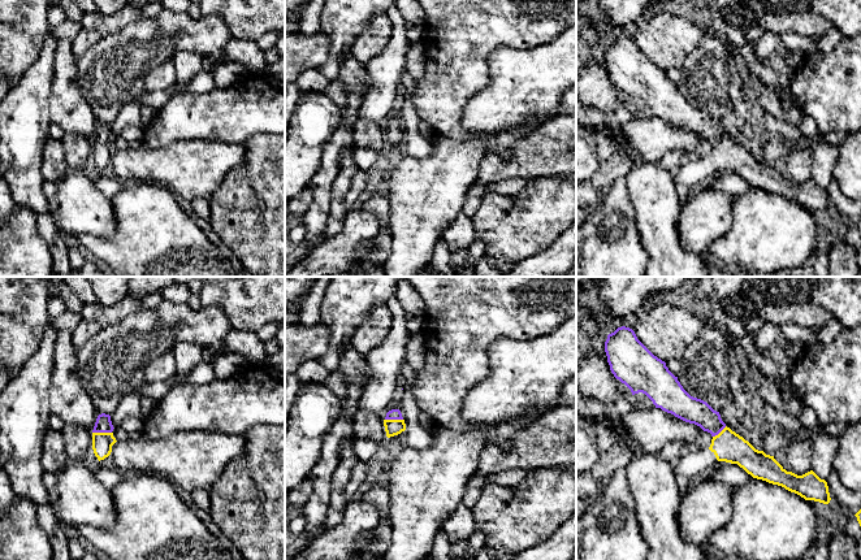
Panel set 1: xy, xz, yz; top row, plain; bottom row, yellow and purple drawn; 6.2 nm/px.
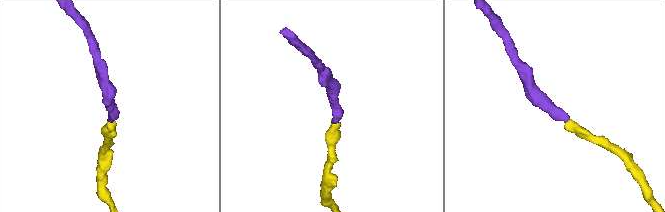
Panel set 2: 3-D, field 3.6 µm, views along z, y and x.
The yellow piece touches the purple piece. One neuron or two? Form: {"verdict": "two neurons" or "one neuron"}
{"verdict": "one neuron"}

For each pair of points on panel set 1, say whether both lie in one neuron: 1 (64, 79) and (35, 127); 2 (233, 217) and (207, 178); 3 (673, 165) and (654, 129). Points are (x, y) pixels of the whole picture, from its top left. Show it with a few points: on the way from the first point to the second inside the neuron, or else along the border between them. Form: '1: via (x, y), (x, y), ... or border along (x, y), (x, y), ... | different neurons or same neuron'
1: border along (53, 74), (50, 94), (51, 122) | different neurons
2: border along (234, 166), (225, 174), (208, 199) | different neurons
3: border along (684, 151), (669, 150), (658, 161) | different neurons

